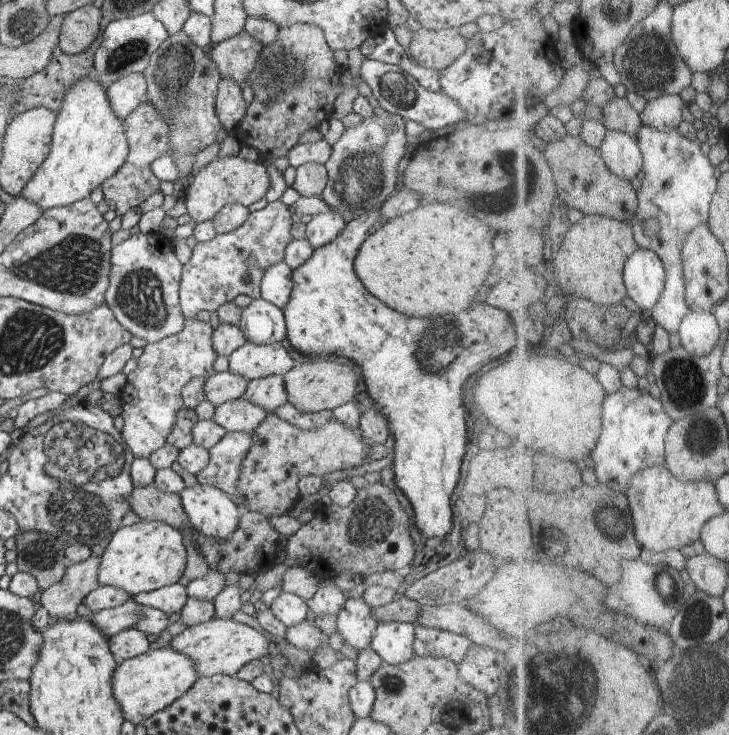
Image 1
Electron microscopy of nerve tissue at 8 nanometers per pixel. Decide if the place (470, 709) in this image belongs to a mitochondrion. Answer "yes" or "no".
no

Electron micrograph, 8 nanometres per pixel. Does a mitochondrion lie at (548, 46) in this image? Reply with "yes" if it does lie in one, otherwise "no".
no

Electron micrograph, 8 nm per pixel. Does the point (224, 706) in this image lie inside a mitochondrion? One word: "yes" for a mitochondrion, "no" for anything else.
no

